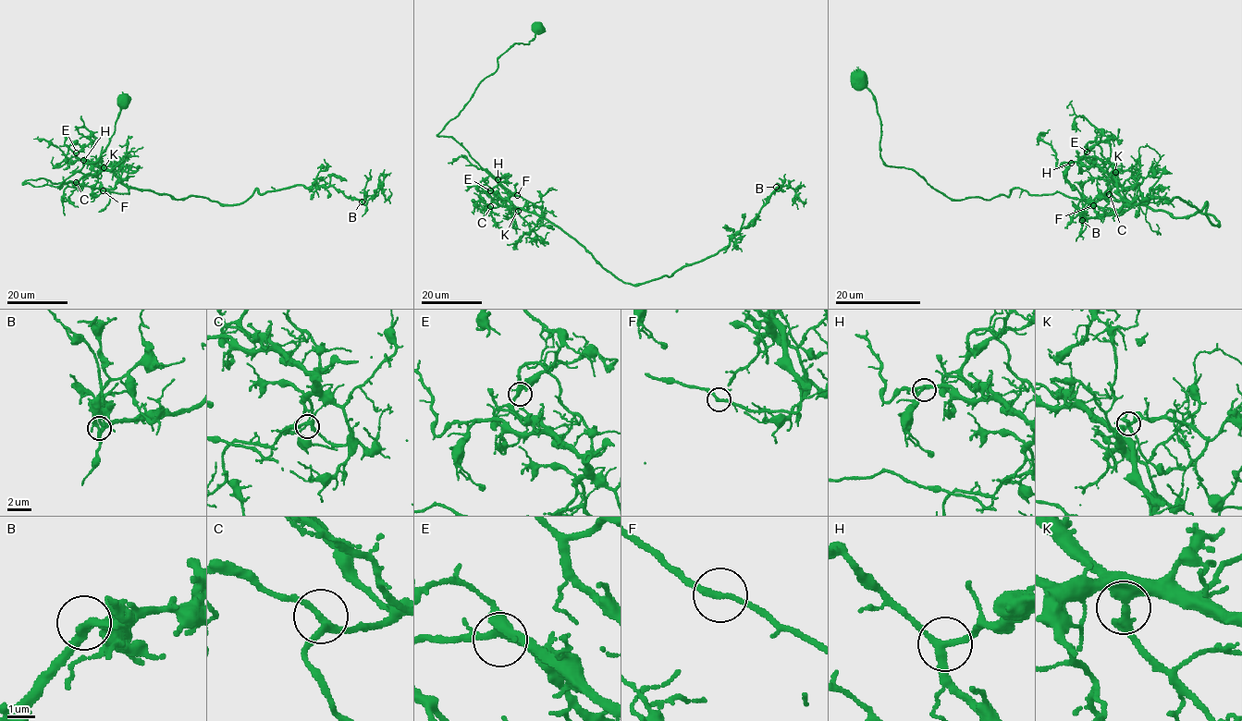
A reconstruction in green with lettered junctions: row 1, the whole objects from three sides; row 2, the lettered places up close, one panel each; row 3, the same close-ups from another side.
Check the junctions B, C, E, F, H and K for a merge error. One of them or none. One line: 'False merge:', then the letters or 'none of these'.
False merge: none of these

